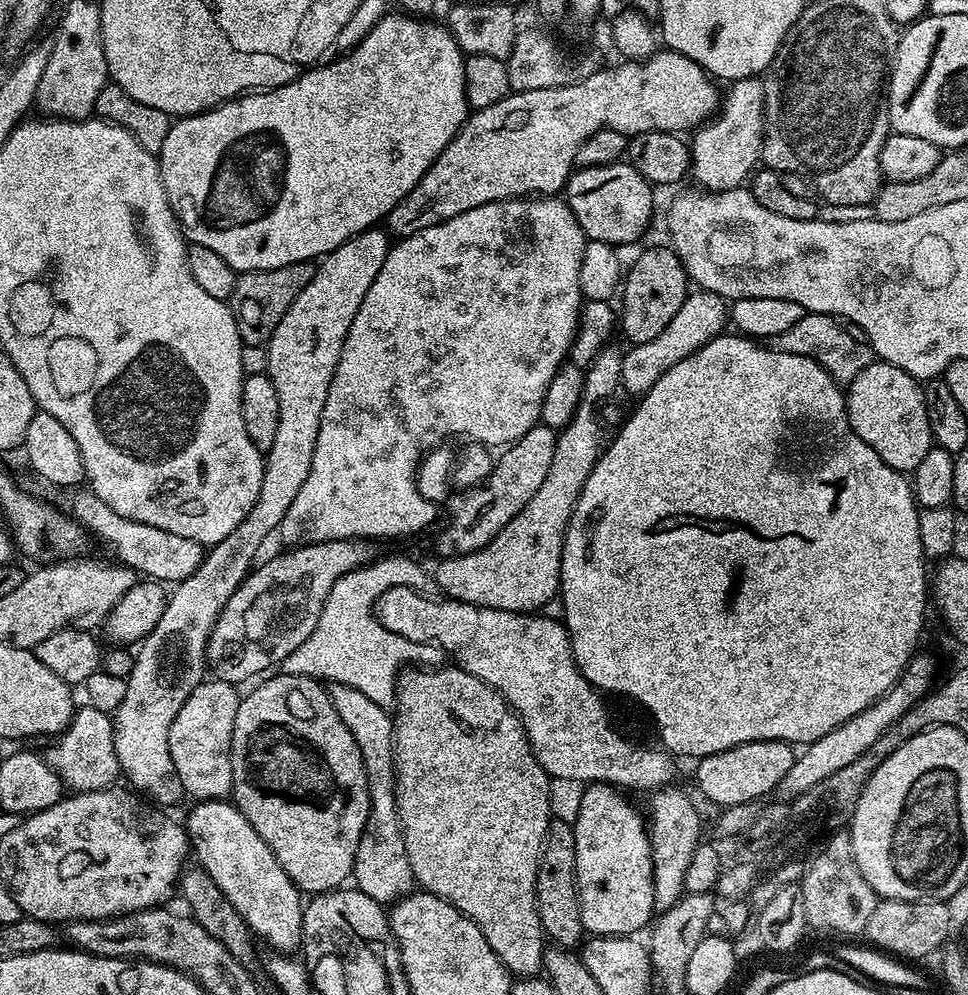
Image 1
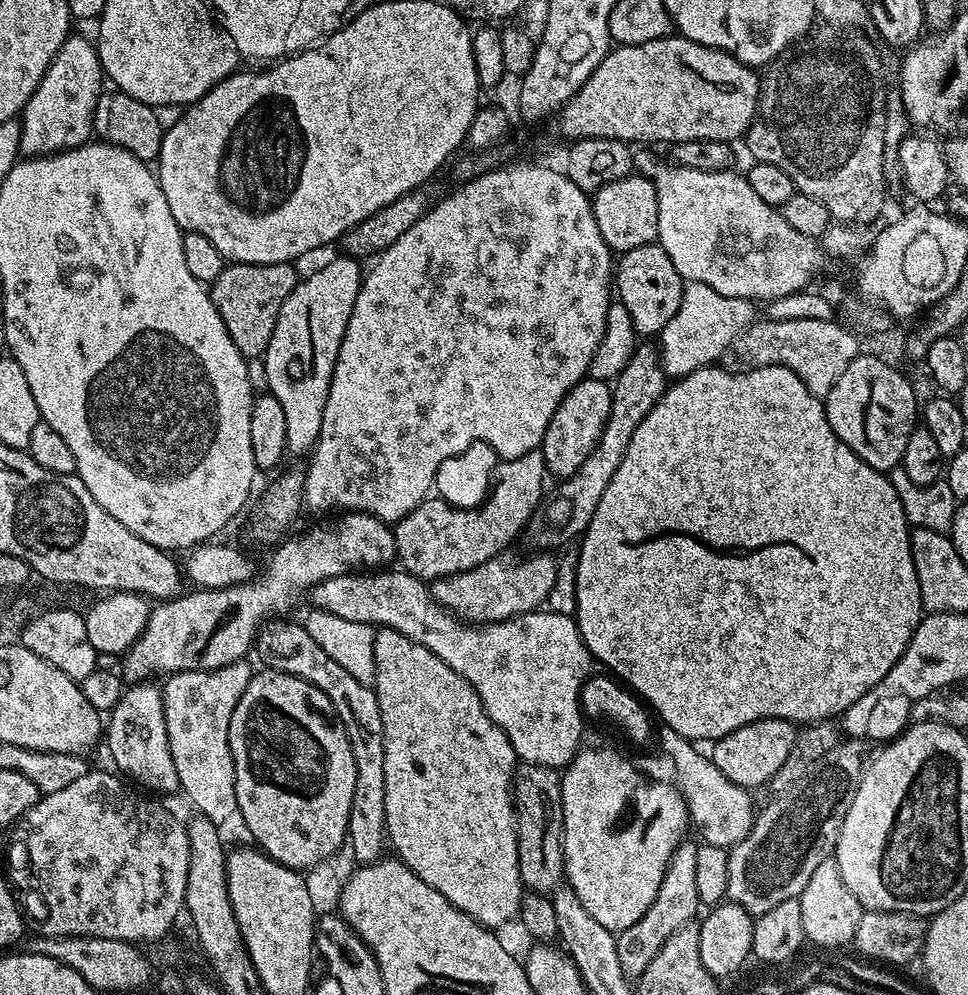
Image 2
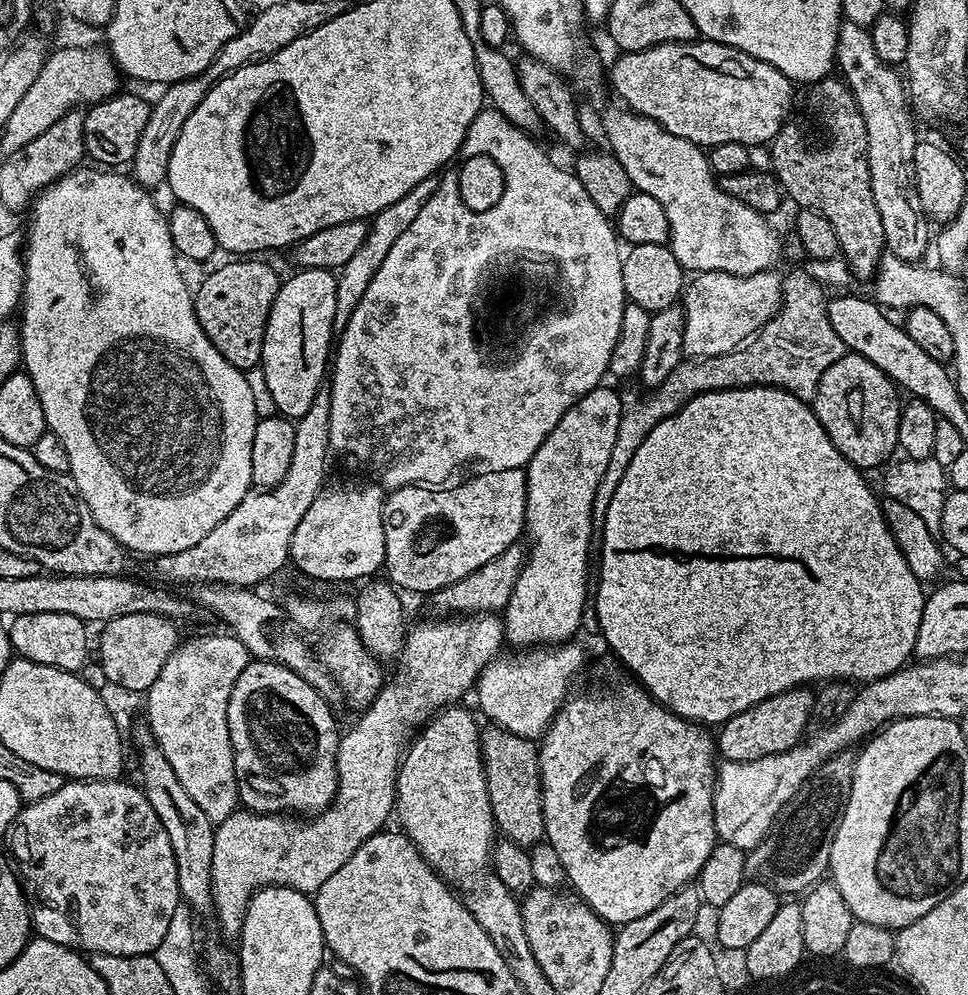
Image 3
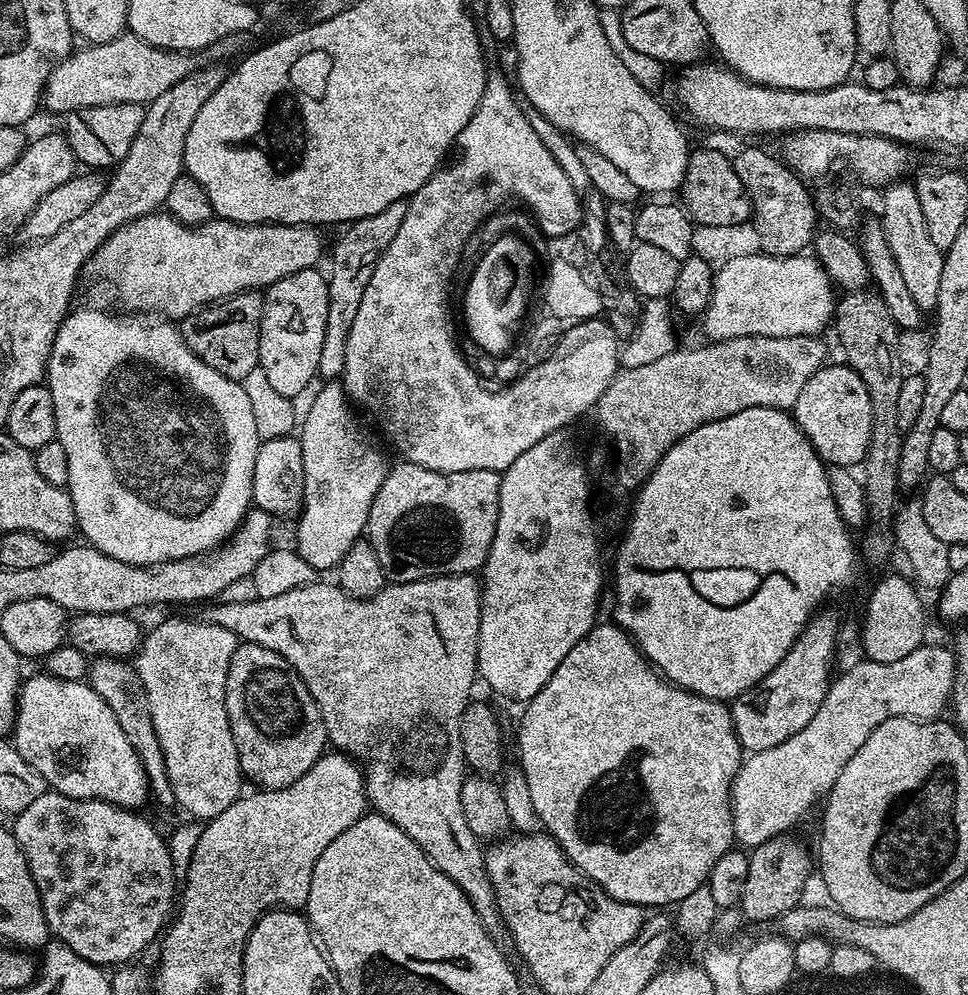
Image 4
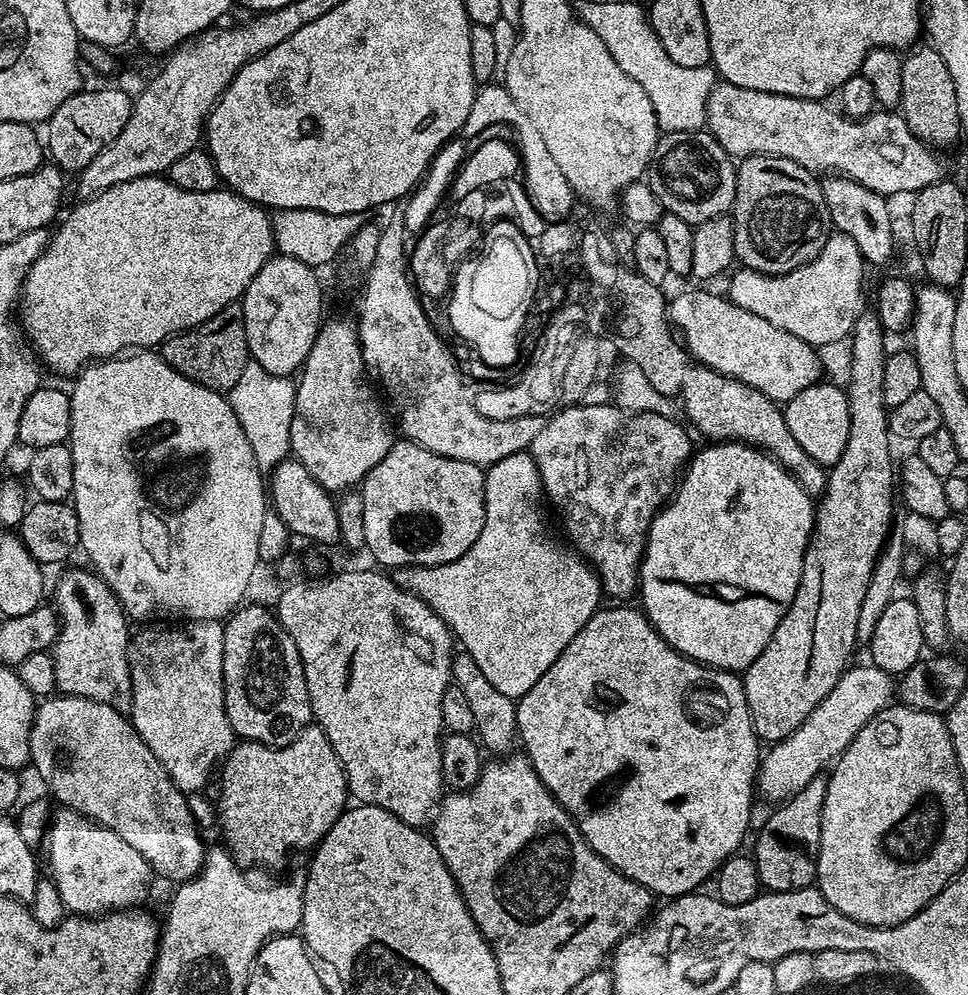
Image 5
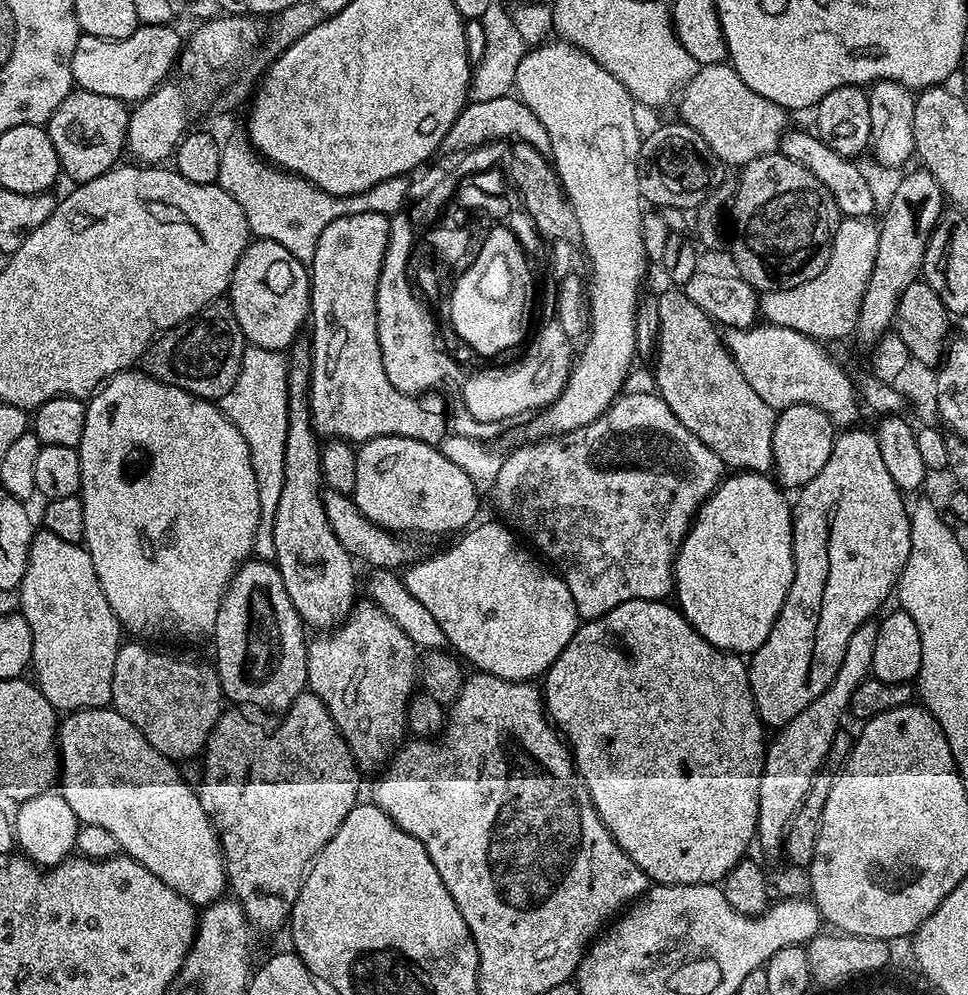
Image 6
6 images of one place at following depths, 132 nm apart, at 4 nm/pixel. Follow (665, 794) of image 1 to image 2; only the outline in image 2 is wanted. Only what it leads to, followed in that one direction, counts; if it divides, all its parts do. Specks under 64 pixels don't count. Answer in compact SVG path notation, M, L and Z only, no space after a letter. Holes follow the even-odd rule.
M695 839L681 840L674 850L670 862L666 866L666 874L662 878L662 886L658 886L658 894L654 902L650 902L650 910L634 922L626 930L616 936L616 949L618 950L618 963L622 966L625 976L638 978L654 962L654 954L662 950L666 938L674 934L682 926L693 923L697 919L696 911L702 908L698 898L698 885L696 882L695 868L698 859L698 844Z

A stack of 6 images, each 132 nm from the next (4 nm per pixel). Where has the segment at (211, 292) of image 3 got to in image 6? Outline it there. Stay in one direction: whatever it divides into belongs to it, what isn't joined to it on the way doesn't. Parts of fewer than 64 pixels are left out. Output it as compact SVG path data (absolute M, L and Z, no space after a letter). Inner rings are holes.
M227 299L213 300L196 316L161 332L142 357L143 371L203 400L218 402L240 373L246 341Z

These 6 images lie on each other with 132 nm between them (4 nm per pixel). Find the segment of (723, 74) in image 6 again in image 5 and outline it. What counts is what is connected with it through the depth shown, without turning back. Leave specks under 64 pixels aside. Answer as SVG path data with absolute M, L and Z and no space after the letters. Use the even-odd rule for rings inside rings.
M720 82L708 99L706 128L733 158L746 156L790 158L790 162L798 162L798 166L802 166L807 172L844 176L885 198L900 196L903 192L909 194L921 192L923 188L938 182L945 175L944 168L936 157L939 155L912 133L903 115L892 110L873 110L868 116L853 118L845 116L835 107L827 108L826 105L824 100L794 98Z

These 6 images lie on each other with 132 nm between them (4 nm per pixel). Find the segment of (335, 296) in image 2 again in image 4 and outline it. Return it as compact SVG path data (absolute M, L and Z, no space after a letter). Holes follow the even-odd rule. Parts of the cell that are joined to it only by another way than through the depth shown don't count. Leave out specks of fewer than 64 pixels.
M307 268L274 282L263 293L263 297L258 366L278 394L296 398L318 376L318 358L322 354L322 338L326 334L328 281L323 271Z

